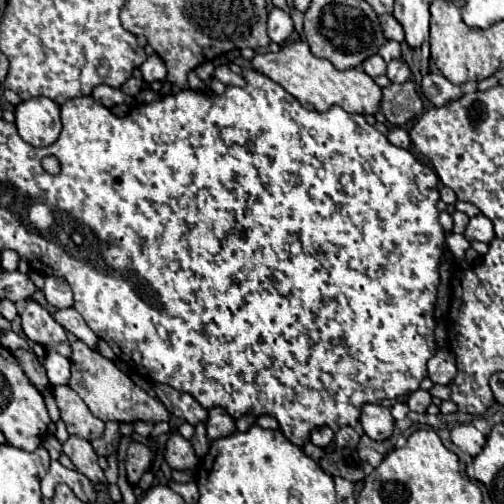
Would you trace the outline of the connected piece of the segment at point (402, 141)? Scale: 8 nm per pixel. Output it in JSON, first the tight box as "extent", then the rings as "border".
{"extent":[388,128,410,148],"border":[[[392,128],[388,134],[388,140],[400,148],[410,148],[410,136],[404,128]]]}

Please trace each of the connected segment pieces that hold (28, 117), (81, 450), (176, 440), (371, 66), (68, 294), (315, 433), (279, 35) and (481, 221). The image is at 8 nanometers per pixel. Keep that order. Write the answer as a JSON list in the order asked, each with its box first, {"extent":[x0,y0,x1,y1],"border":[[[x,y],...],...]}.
[{"extent":[16,96,60,146],"border":[[[44,96],[16,106],[16,128],[24,142],[32,146],[50,146],[60,130],[60,106]]]},{"extent":[64,436,104,484],"border":[[[70,436],[64,444],[64,454],[74,462],[76,470],[84,474],[92,484],[104,482],[104,472],[98,466],[98,456],[88,440],[80,436]]]},{"extent":[166,432,198,470],"border":[[[174,432],[166,442],[166,462],[172,470],[194,470],[198,464],[192,444],[178,432]]]},{"extent":[364,56,386,78],"border":[[[370,56],[366,62],[364,62],[364,72],[368,74],[368,76],[372,76],[372,78],[376,78],[376,76],[382,76],[382,74],[386,74],[386,62],[382,60],[382,56]]]},{"extent":[44,276,74,308],"border":[[[48,276],[46,282],[44,282],[44,294],[46,294],[46,300],[50,306],[54,308],[68,308],[74,304],[72,300],[72,290],[68,286],[68,282],[64,278],[58,278],[58,276]]]},{"extent":[312,428,334,448],"border":[[[316,428],[312,430],[312,444],[320,446],[320,448],[326,448],[334,438],[334,432],[330,428]]]},{"extent":[268,8,294,44],"border":[[[272,8],[270,16],[268,16],[268,36],[272,42],[276,44],[284,44],[286,38],[292,34],[294,24],[288,12],[280,10],[280,8]]]},{"extent":[464,214,496,244],"border":[[[478,214],[478,216],[470,218],[470,224],[468,224],[464,236],[466,236],[466,240],[470,240],[470,242],[472,242],[472,240],[478,240],[478,242],[490,244],[496,234],[494,234],[492,222],[490,222],[484,214]]]}]

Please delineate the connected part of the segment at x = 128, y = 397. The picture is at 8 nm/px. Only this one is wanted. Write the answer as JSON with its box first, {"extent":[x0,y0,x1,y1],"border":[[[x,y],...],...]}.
{"extent":[70,340,170,422],"border":[[[82,340],[72,342],[72,378],[70,388],[86,402],[90,412],[100,420],[116,422],[160,422],[168,420],[170,412],[162,406],[160,400],[148,396],[140,386],[136,386],[128,374],[124,374],[114,362],[104,358],[98,350],[88,348]]]}

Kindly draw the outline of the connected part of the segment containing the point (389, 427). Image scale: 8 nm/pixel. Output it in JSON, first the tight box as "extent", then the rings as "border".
{"extent":[360,404,394,442],"border":[[[364,404],[360,424],[362,424],[366,436],[370,436],[372,440],[378,440],[378,442],[388,440],[394,430],[394,418],[392,418],[390,410],[380,404]]]}

